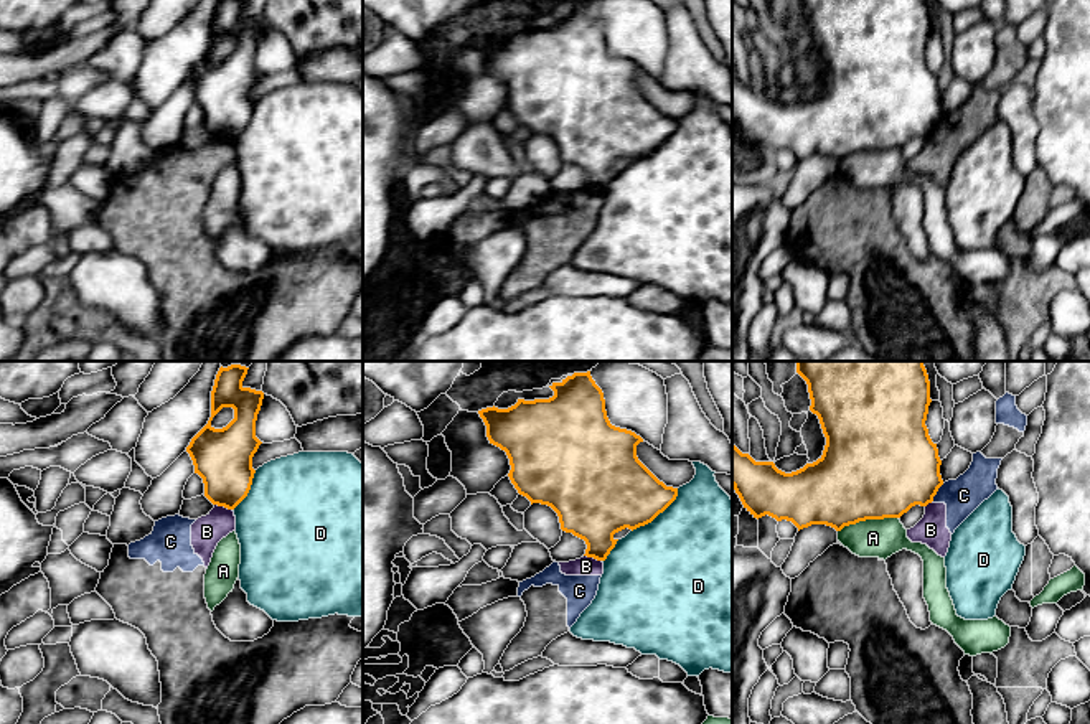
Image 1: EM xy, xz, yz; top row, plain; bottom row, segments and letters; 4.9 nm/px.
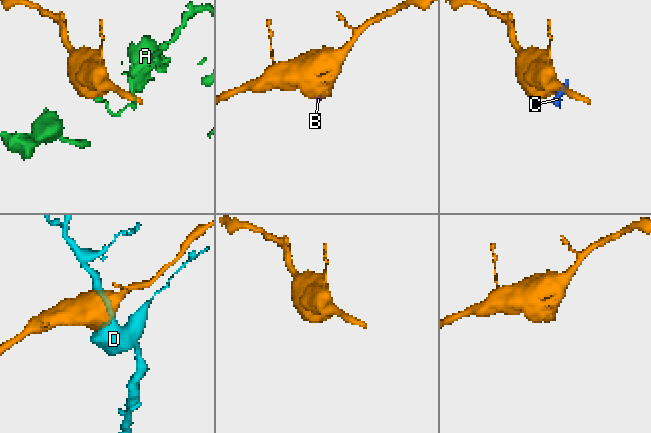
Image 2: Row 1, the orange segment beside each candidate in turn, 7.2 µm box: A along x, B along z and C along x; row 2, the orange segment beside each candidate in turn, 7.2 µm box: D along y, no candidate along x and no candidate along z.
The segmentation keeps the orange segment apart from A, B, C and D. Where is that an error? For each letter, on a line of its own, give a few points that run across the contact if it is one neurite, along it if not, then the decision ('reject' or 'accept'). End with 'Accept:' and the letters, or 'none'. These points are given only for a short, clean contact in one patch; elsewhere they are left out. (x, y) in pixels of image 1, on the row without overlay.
A: reject
B: line xy (215, 134), (231, 141); reject
C: line yz (944, 114), (932, 131); reject
D: reject
Accept: none

